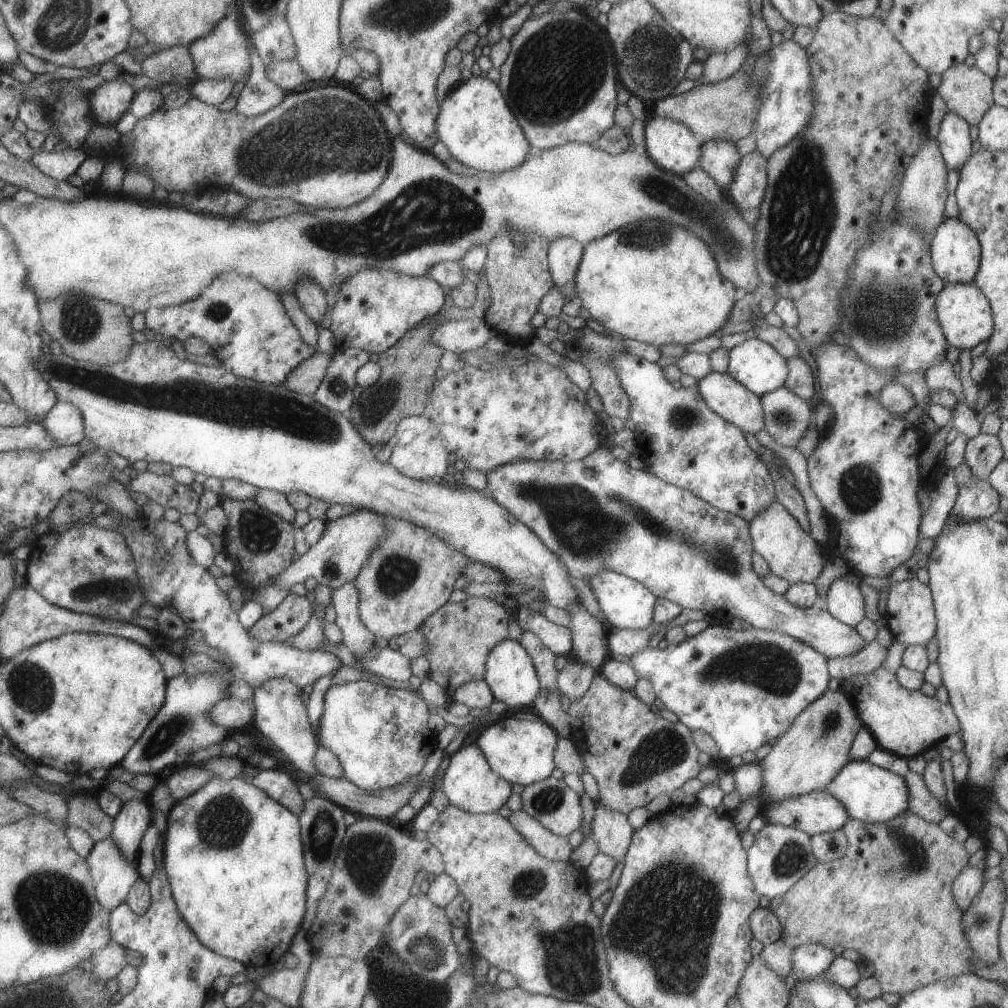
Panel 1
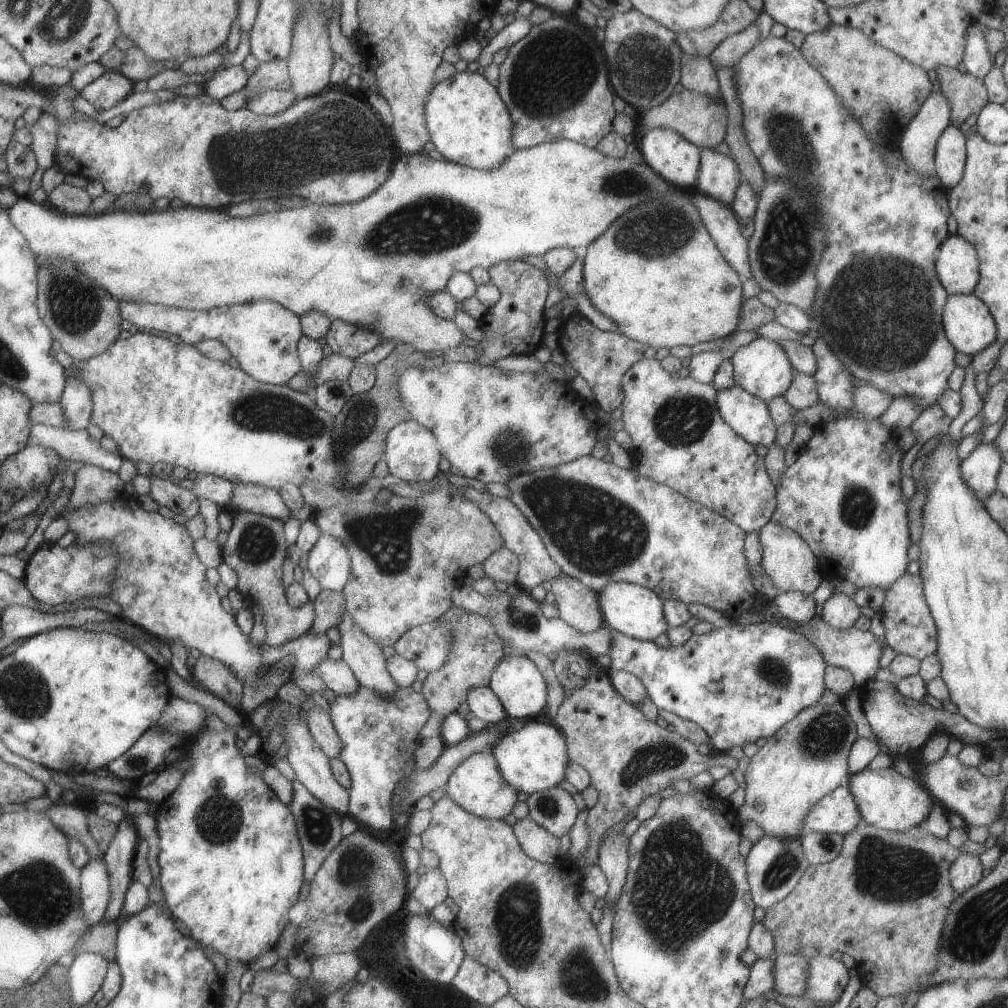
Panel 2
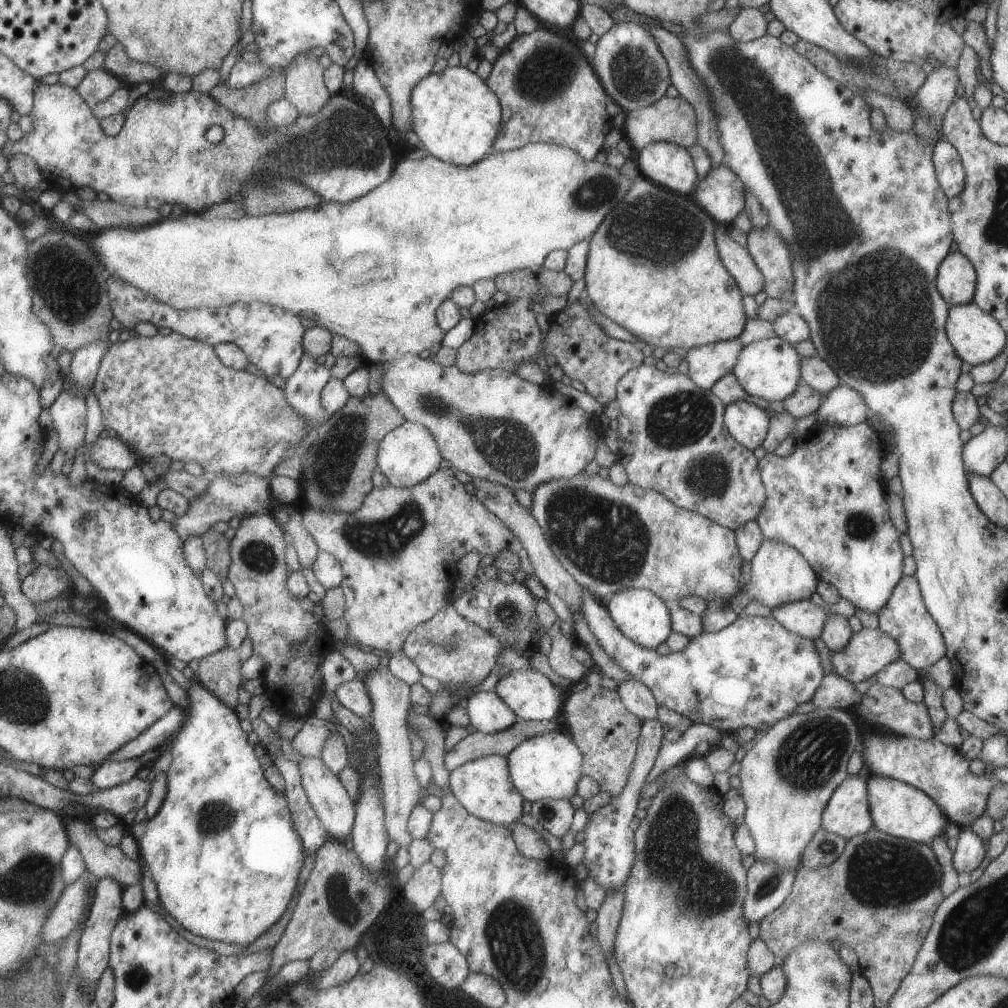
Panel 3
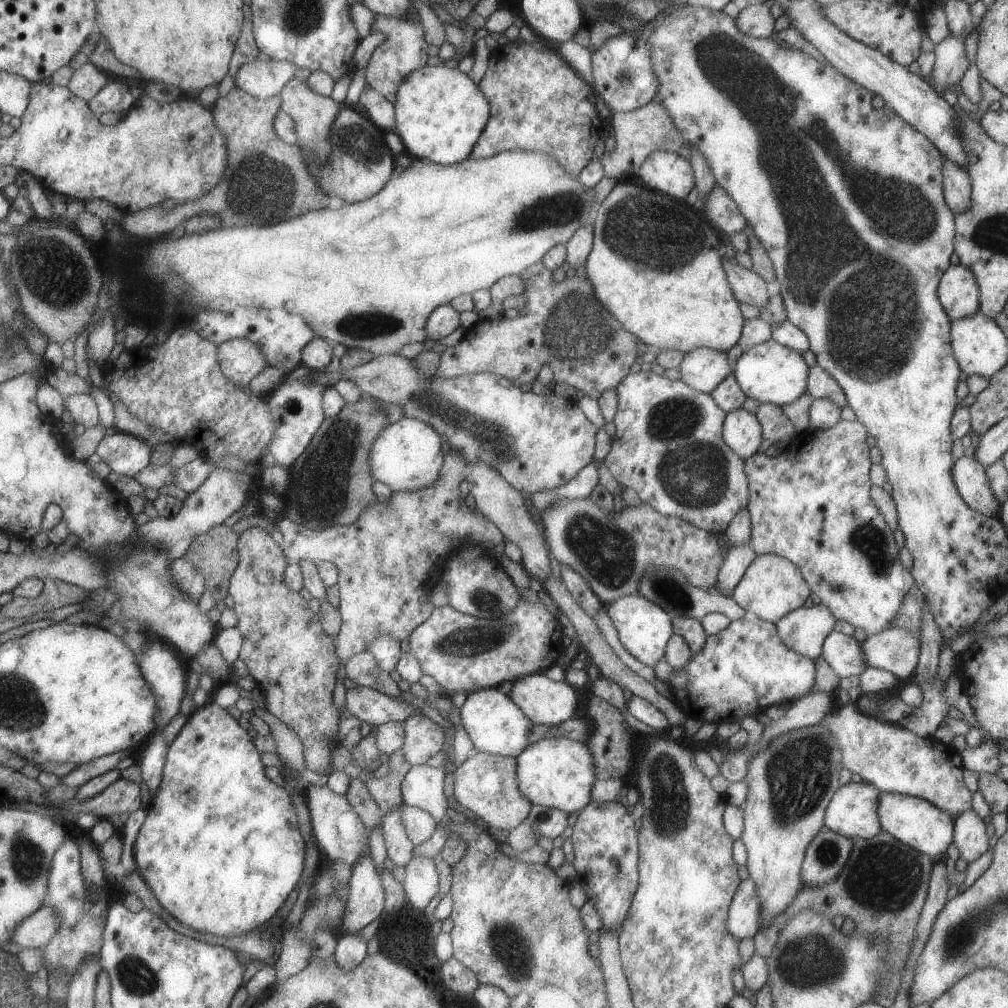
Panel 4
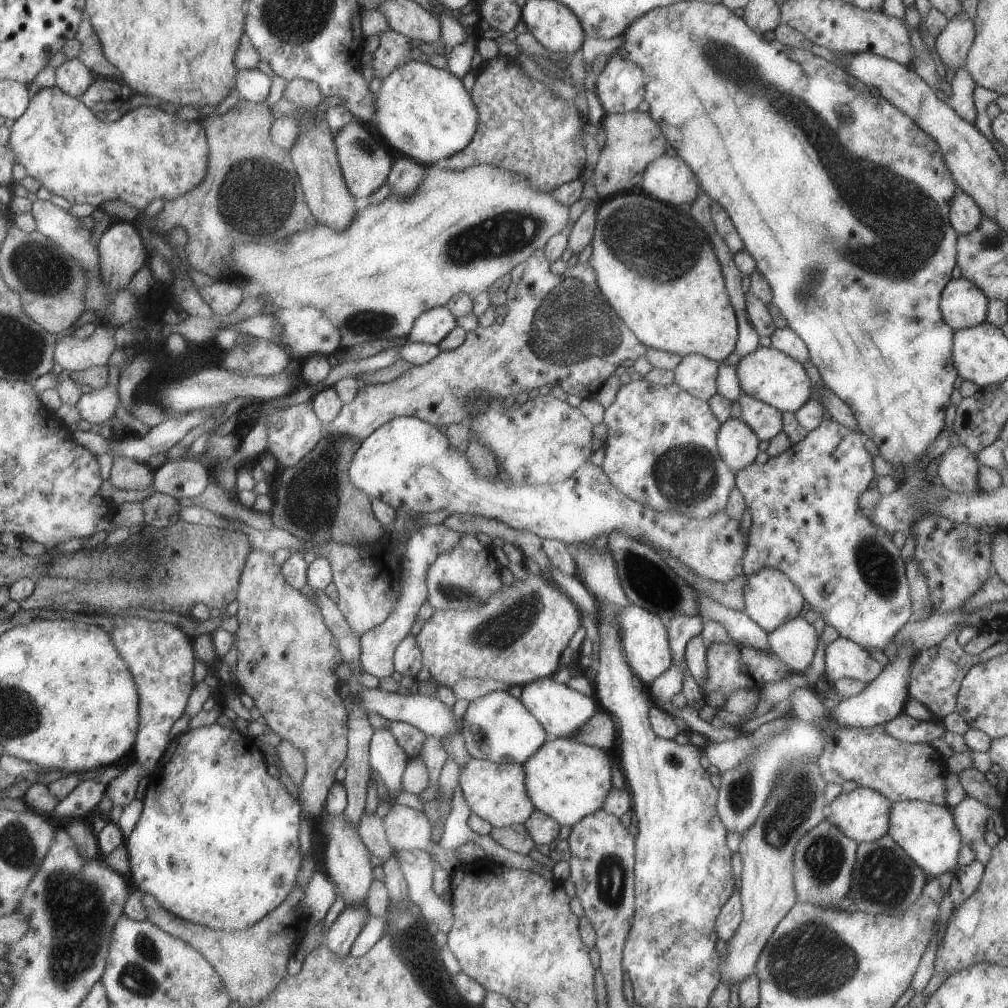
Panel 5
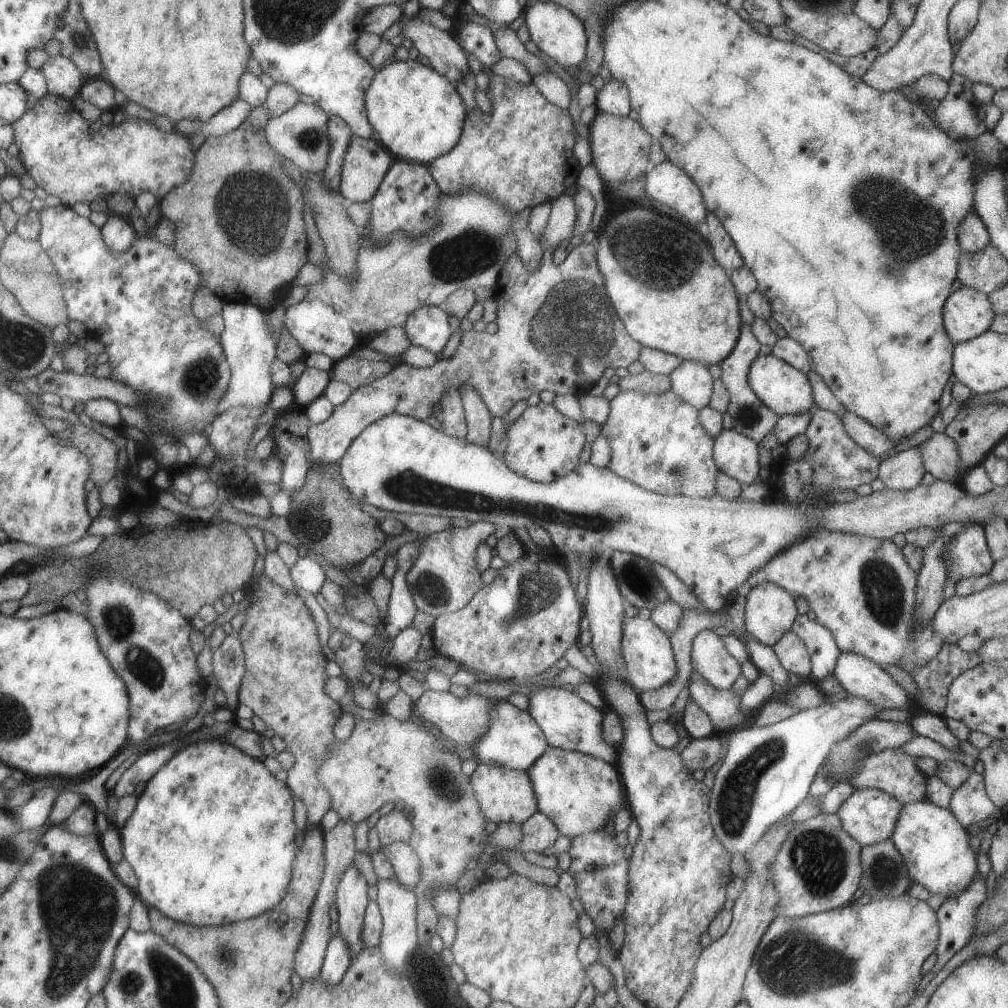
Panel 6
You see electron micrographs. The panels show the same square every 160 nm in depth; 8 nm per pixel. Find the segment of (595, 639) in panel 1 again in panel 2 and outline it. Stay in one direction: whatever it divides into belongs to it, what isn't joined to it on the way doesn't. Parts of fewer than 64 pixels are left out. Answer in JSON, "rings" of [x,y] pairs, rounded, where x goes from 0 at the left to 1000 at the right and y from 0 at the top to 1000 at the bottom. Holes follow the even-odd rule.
{"rings":[[[559,569],[542,580],[550,589],[554,613],[577,628],[592,625],[597,619],[597,609],[592,589],[576,577]]]}

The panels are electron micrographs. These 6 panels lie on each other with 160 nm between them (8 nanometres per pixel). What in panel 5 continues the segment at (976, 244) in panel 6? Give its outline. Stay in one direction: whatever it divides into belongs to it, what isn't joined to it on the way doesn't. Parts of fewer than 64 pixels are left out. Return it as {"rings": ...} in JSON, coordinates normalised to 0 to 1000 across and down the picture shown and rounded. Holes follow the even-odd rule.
{"rings":[[[951,186],[942,198],[940,217],[941,222],[949,232],[959,232],[965,228],[972,219],[974,210],[967,199]]]}

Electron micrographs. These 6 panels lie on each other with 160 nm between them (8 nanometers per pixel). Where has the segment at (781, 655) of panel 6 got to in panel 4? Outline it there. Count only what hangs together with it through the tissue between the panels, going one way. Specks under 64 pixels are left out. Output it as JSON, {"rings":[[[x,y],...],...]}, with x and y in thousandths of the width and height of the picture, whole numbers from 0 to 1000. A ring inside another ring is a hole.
{"rings":[[[816,599],[792,601],[768,617],[770,628],[780,642],[809,655],[815,646],[817,633],[826,625],[829,613]]]}

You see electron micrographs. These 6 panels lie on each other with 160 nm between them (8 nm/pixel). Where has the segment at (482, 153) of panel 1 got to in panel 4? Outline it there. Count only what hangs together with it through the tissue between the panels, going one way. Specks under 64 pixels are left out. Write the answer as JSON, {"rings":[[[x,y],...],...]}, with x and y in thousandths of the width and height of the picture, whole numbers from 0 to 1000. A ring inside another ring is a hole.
{"rings":[[[422,65],[409,69],[396,82],[391,105],[394,133],[404,153],[437,164],[448,164],[466,155],[486,116],[484,99],[453,66]]]}

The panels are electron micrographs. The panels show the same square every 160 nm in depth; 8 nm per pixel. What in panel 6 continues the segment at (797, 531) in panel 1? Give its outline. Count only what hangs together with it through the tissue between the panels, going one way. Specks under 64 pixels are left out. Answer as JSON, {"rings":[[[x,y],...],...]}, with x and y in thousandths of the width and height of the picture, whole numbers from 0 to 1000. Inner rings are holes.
{"rings":[[[768,577],[745,582],[738,598],[738,623],[754,638],[767,641],[792,610],[788,591]]]}

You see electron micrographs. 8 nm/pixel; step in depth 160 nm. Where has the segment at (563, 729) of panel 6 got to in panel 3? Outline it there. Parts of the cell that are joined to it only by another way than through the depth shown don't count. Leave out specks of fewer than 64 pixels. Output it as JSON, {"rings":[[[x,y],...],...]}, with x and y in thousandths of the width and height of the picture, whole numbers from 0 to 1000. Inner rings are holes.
{"rings":[[[530,663],[511,664],[494,673],[491,680],[493,690],[505,701],[505,704],[519,715],[544,715],[558,704],[560,692],[563,685],[549,681],[543,672]]]}

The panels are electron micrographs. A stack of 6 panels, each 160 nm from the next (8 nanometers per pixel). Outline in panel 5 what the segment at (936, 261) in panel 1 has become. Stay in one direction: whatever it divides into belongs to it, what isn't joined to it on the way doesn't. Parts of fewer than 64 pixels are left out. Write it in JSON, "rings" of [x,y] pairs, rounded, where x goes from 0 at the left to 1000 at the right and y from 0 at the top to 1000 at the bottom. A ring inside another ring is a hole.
{"rings":[[[957,275],[941,277],[933,292],[936,317],[946,327],[978,317],[979,295]]]}

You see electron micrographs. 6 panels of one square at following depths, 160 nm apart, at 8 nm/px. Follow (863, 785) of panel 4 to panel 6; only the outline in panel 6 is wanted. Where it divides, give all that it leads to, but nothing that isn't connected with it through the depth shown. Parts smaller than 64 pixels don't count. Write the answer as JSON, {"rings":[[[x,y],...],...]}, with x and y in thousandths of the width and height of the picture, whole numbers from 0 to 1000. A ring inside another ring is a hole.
{"rings":[[[847,783],[828,806],[834,821],[854,839],[865,838],[883,831],[895,798],[872,783]]]}

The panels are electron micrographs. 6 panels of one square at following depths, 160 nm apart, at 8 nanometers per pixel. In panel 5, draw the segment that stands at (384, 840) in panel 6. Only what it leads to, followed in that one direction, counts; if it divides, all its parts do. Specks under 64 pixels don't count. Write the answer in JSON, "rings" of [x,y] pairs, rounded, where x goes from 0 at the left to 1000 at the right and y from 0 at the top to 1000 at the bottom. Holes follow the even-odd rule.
{"rings":[[[392,797],[379,814],[390,844],[418,842],[427,849],[432,847],[432,836],[427,832],[428,818],[420,805]]]}

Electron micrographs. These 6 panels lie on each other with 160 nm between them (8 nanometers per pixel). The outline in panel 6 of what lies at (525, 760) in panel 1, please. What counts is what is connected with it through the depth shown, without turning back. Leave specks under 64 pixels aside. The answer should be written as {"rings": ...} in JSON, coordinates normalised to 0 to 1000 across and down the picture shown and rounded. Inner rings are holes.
{"rings":[[[544,740],[522,764],[535,806],[545,811],[556,828],[565,833],[573,827],[598,822],[604,810],[620,800],[618,780],[610,757],[572,745]]]}

